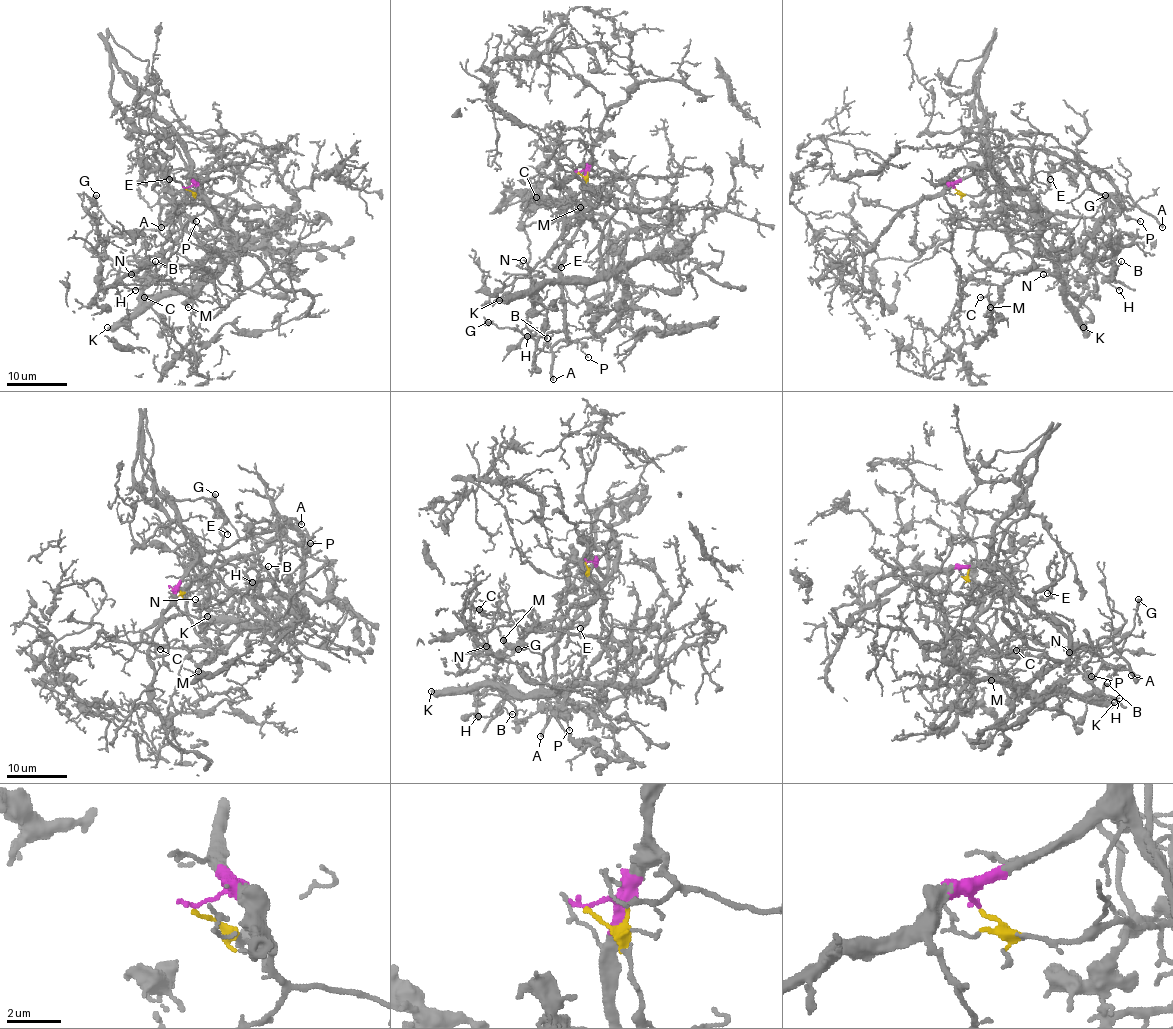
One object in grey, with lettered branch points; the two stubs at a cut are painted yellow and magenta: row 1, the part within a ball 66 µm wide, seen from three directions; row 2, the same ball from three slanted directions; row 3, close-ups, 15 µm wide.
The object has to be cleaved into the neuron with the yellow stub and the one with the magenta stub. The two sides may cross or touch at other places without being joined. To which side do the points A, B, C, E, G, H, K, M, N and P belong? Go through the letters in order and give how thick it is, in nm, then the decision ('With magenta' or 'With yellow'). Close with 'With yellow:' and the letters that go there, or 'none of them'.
A: Thickness 300 nm. With magenta
B: Thickness 120 nm. With yellow
C: Thickness 130 nm. With yellow
E: Thickness 130 nm. With magenta
G: Thickness 280 nm. With magenta
H: Thickness 110 nm. With yellow
K: Thickness 440 nm. With yellow
M: Thickness 170 nm. With yellow
N: Thickness 100 nm. With yellow
P: Thickness 130 nm. With magenta
With yellow: B, C, H, K, M, N

